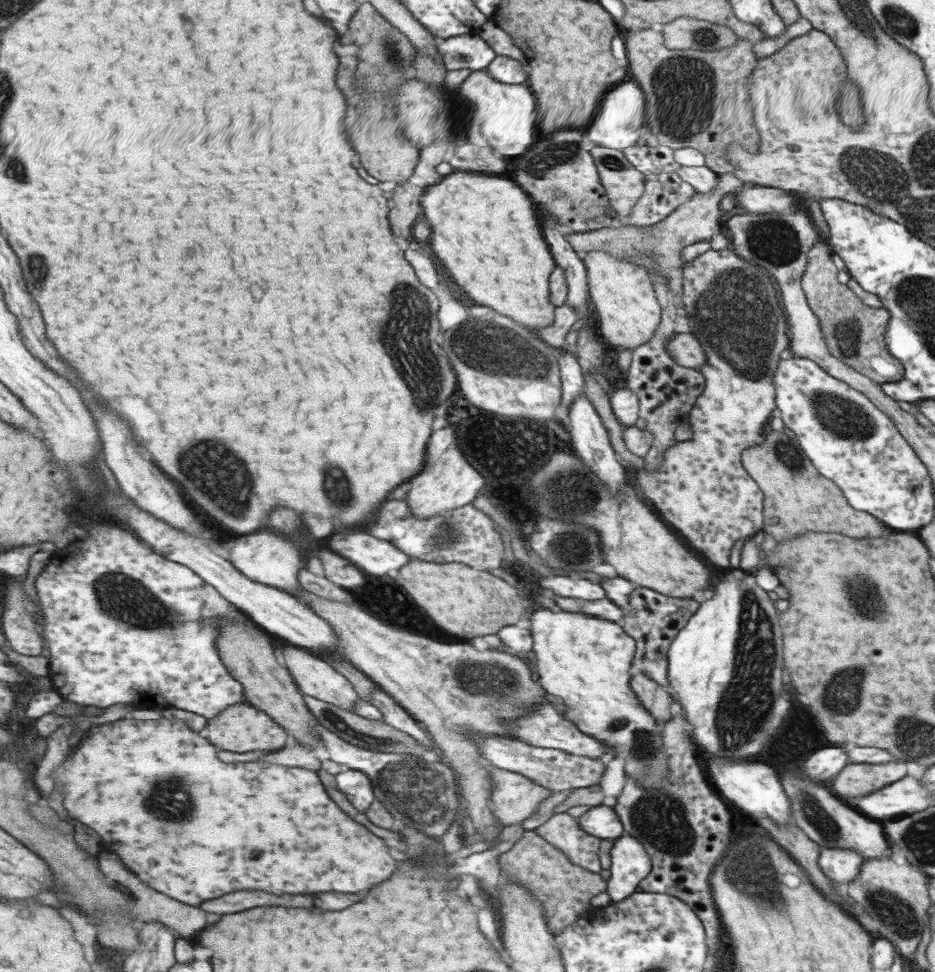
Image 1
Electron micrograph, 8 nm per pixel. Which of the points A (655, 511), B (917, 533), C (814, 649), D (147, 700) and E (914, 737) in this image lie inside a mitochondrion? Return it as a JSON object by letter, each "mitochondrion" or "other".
{"A":"other","B":"other","C":"other","D":"other","E":"mitochondrion"}

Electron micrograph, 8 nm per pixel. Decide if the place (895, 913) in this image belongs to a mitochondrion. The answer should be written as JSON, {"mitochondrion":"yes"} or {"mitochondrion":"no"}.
{"mitochondrion":"yes"}

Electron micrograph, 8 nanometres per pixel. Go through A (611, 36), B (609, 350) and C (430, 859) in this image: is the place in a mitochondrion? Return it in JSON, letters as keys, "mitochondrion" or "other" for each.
{"A":"other","B":"other","C":"mitochondrion"}

